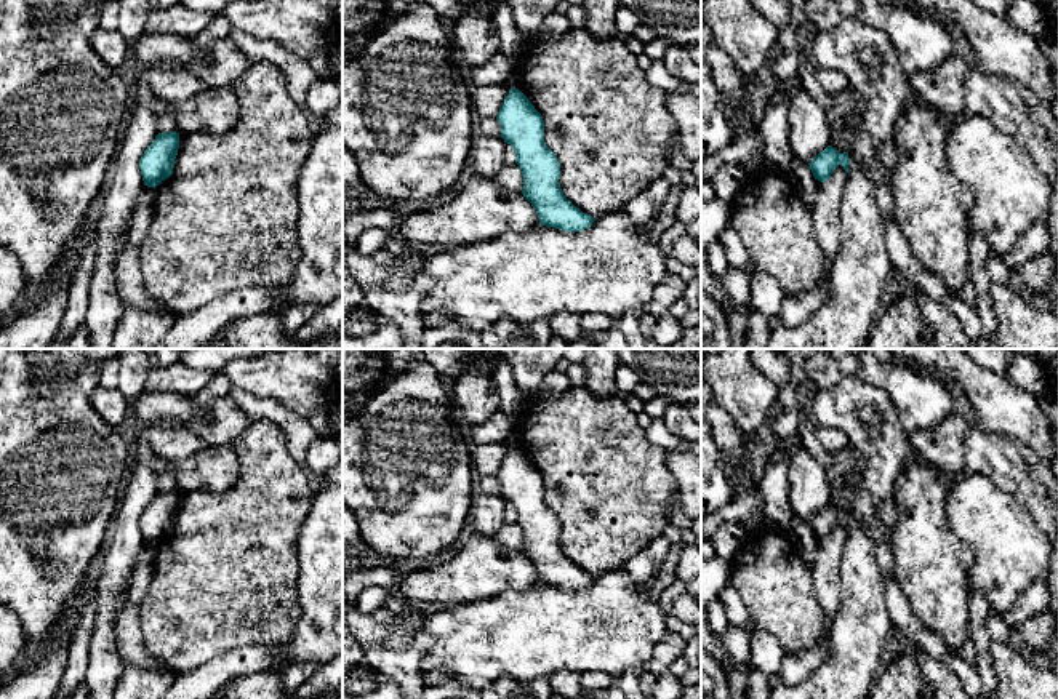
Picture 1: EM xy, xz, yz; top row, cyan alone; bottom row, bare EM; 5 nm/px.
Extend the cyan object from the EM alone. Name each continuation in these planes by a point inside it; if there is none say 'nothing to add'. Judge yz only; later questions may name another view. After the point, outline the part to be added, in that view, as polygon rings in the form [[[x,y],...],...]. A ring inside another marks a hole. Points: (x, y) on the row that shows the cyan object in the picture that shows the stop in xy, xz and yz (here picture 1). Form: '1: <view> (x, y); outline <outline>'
nothing to add

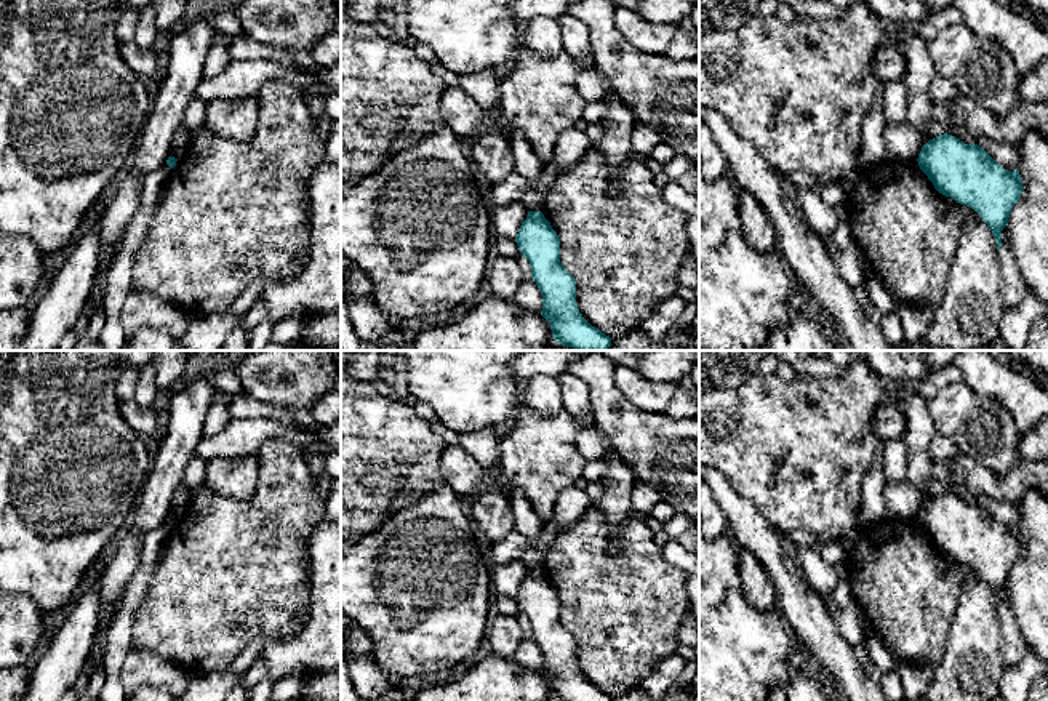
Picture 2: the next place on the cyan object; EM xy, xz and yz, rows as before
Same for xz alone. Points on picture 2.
nothing to add

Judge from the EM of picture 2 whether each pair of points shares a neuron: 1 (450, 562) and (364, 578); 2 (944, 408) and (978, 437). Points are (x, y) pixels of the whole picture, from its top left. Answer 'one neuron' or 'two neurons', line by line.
1: one neuron
2: one neuron

